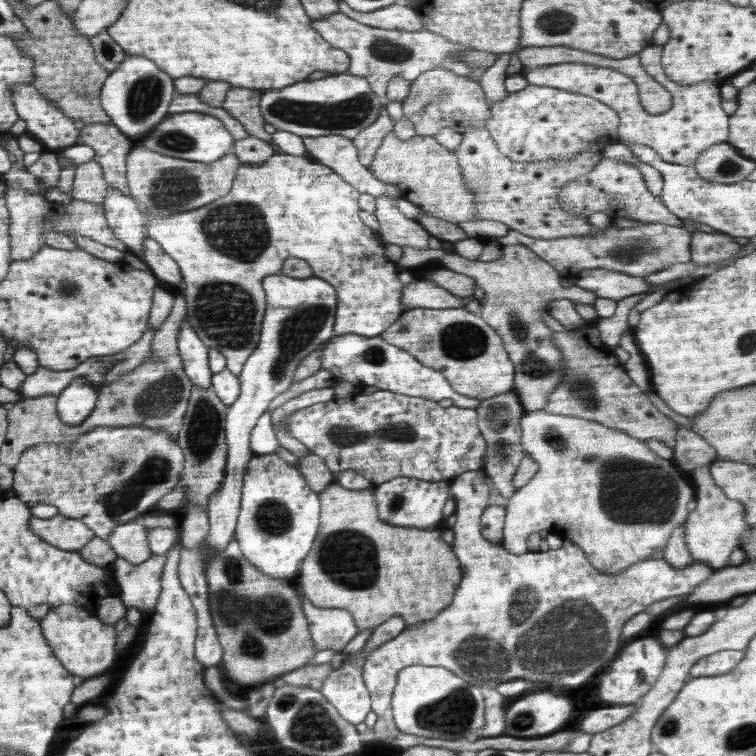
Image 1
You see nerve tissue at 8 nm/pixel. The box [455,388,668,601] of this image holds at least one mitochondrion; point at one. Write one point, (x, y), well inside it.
(499, 446)

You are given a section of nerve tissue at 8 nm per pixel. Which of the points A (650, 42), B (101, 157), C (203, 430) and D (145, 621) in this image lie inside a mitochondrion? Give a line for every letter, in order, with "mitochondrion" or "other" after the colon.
A: other
B: other
C: mitochondrion
D: other

